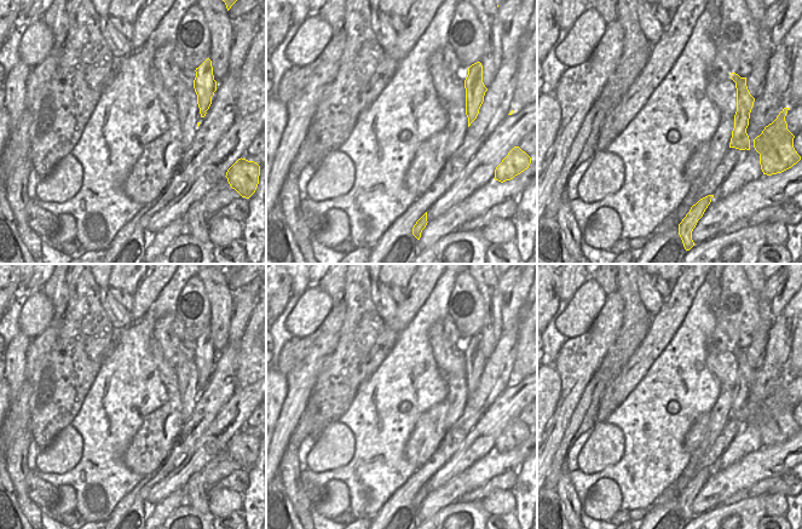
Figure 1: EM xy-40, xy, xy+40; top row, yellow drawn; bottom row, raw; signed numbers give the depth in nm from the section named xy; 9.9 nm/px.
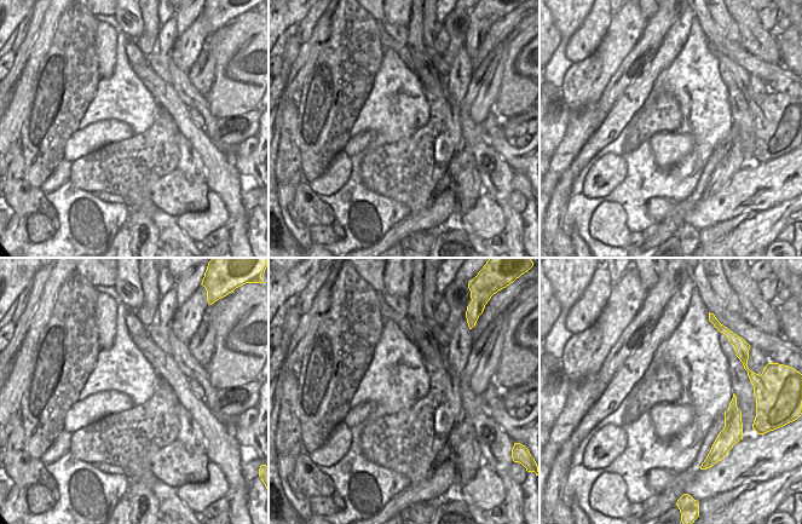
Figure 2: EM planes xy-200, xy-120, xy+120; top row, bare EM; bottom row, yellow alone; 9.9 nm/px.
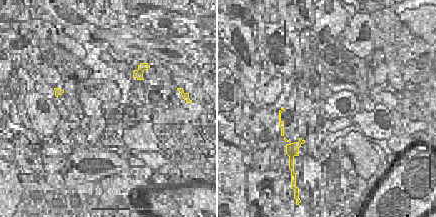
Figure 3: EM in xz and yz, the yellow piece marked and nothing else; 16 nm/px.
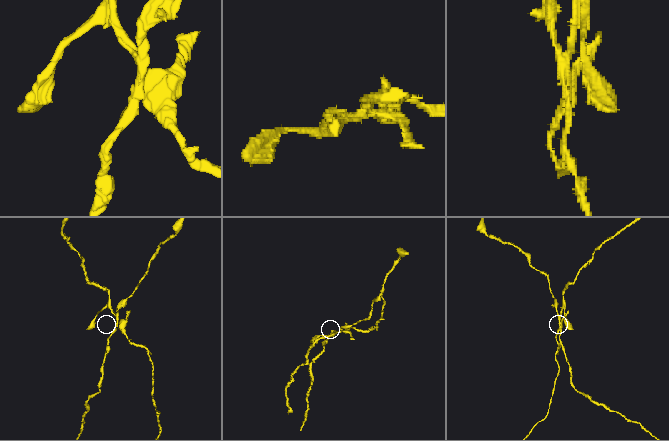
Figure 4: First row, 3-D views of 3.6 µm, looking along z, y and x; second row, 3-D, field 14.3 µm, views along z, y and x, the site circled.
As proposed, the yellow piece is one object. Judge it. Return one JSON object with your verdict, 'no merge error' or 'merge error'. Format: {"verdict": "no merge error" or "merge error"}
{"verdict": "merge error"}

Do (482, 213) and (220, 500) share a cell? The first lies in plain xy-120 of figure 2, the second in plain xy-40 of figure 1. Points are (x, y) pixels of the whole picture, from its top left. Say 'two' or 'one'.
one

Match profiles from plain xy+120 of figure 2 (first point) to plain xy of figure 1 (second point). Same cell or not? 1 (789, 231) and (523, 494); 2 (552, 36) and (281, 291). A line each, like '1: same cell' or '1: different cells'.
1: different cells
2: same cell

